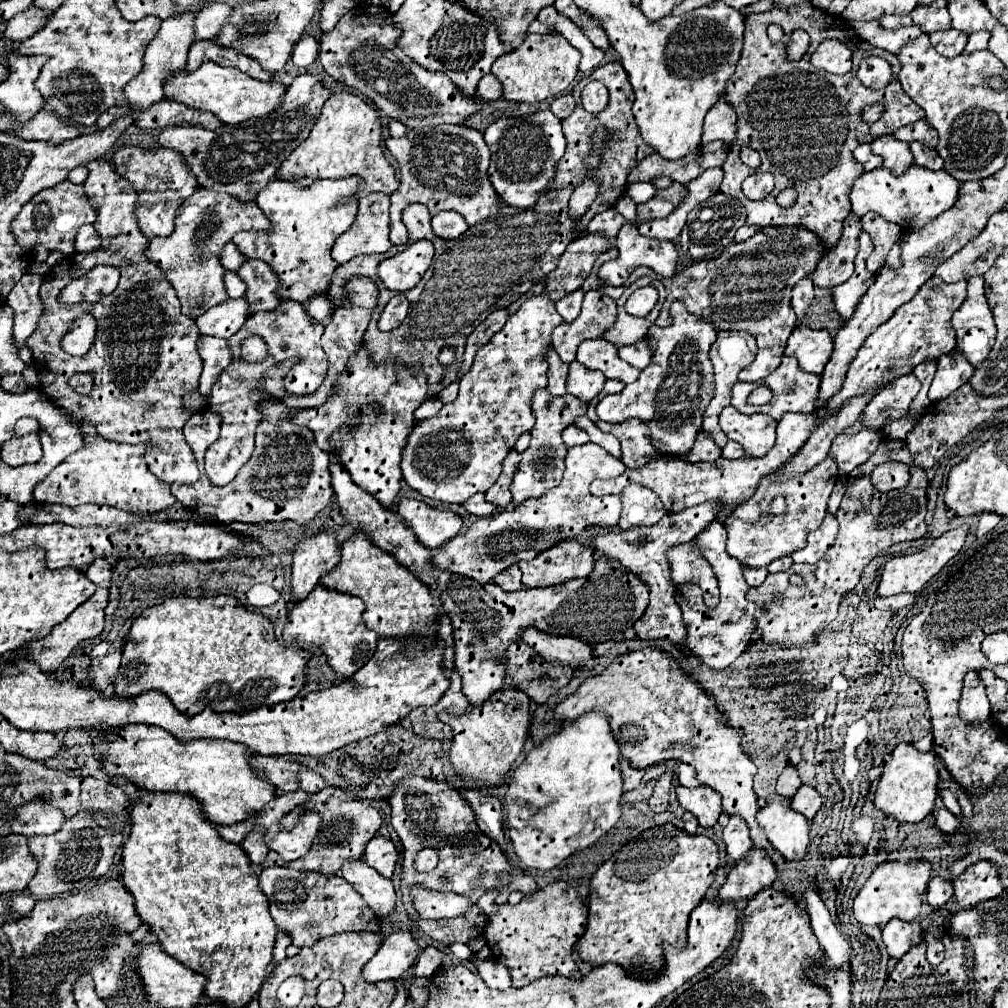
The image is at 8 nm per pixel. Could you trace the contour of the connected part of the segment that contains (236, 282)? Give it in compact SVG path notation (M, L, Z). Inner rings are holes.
M227 271L223 281L225 281L225 291L227 291L227 295L229 295L231 299L239 299L239 297L245 295L245 285L241 285L241 279L237 277L237 273Z

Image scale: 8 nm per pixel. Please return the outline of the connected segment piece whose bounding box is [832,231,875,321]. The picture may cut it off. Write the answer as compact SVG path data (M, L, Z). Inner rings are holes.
M863 231L861 237L859 237L859 253L855 257L855 271L853 271L853 275L847 279L847 283L843 283L843 285L838 285L832 289L834 305L837 307L839 315L845 321L853 315L859 299L865 295L865 291L875 281L875 275L869 273L869 271L865 271L865 261L871 255L871 251L873 251L871 237Z

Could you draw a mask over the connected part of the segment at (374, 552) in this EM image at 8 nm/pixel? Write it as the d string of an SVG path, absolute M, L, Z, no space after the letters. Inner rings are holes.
M357 531L341 545L341 563L333 571L325 573L321 583L329 589L361 597L365 603L365 625L381 637L419 633L425 643L431 645L437 629L437 609L441 607L439 599L433 597L425 583L409 573L409 569L401 567L393 555L383 553L377 545L373 545L365 533Z

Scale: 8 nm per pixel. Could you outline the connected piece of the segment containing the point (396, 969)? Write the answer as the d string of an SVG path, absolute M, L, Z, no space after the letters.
M395 931L383 939L375 957L363 967L363 977L371 983L401 979L415 963L419 945L409 931Z

